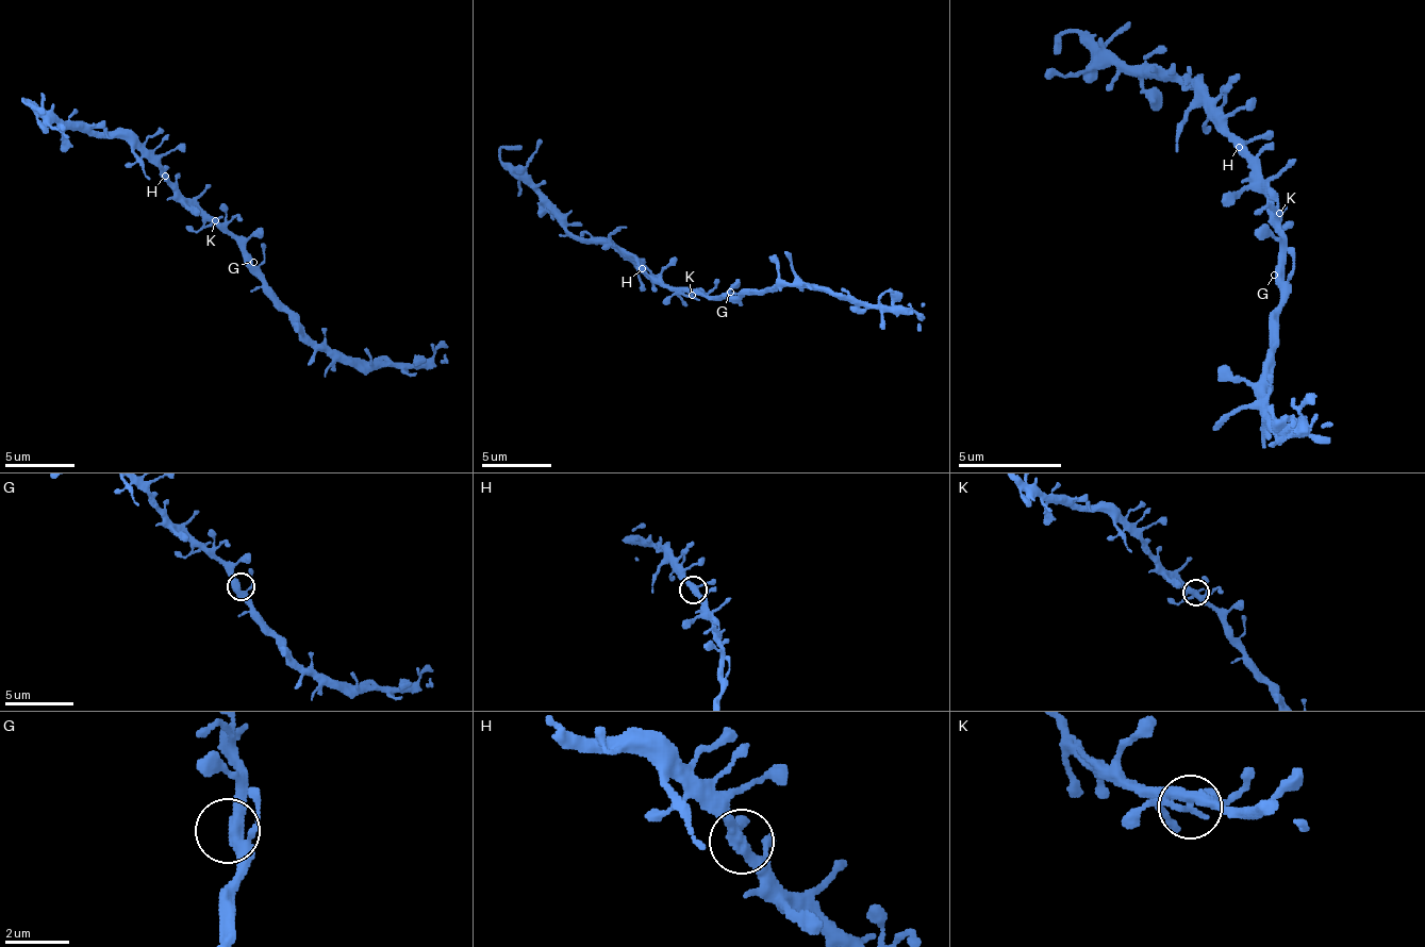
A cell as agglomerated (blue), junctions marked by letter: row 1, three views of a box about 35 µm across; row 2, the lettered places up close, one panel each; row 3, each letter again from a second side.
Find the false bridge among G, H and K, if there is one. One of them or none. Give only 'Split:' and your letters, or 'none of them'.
Split: none of them

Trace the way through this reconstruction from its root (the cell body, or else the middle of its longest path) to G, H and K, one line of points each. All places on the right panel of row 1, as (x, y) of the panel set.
G: (1279, 228), (1279, 269), (1274, 275)
H: (1279, 228), (1279, 218), (1274, 213), (1274, 192), (1258, 171), (1258, 166), (1238, 145)
K: (1279, 228), (1279, 213)

